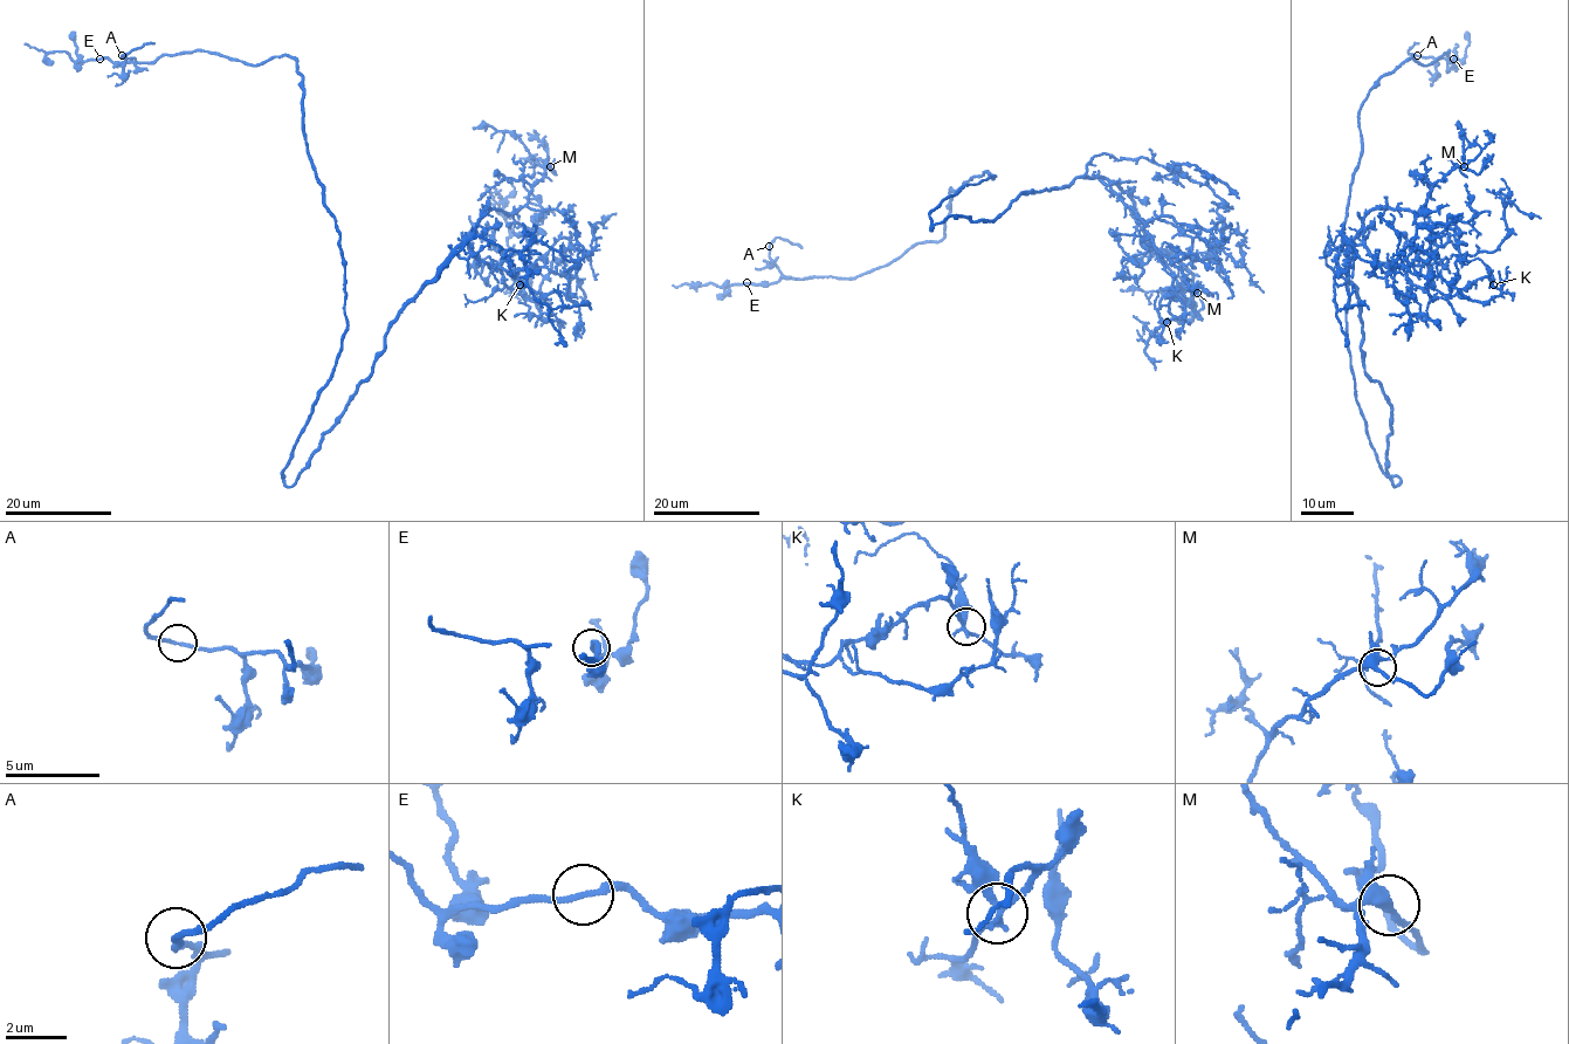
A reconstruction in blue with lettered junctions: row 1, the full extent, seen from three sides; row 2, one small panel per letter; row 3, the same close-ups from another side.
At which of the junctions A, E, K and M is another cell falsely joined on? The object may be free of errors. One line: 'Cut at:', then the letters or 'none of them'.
Cut at: none of them

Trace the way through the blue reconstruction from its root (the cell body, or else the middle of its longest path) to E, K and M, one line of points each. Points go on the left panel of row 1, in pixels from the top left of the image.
E: (303, 430), (348, 320), (339, 233), (307, 149), (297, 62), (248, 64), (202, 50), (100, 59)
K: (303, 430), (286, 486), (372, 371), (389, 324), (458, 247), (524, 295), (524, 276), (520, 284)
M: (303, 430), (282, 472), (286, 486), (372, 371), (398, 313), (486, 207), (515, 212), (550, 166)

